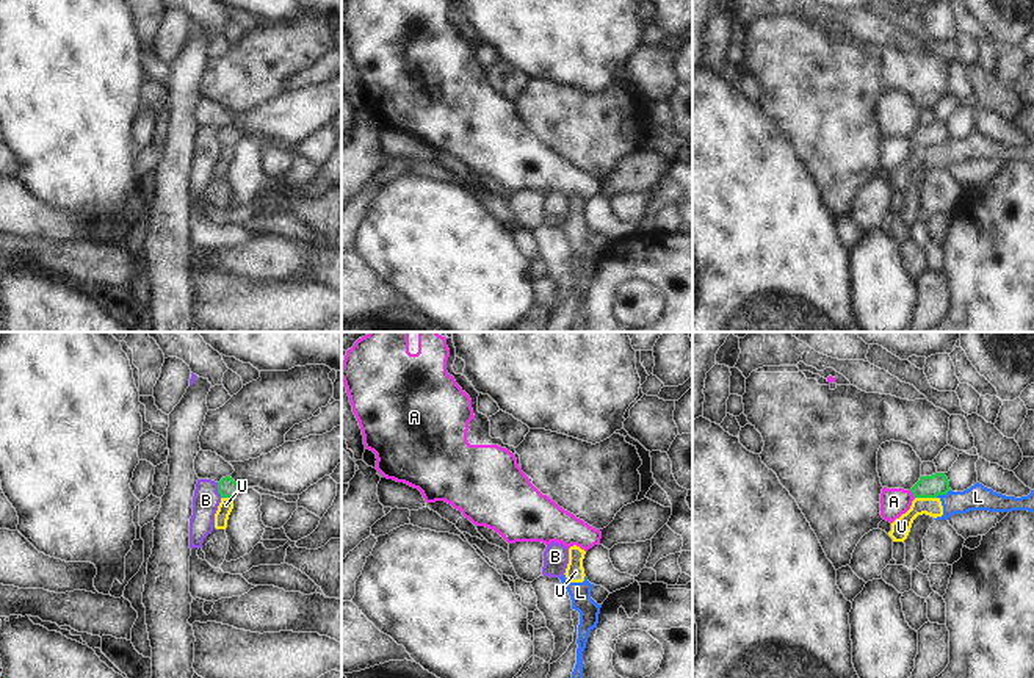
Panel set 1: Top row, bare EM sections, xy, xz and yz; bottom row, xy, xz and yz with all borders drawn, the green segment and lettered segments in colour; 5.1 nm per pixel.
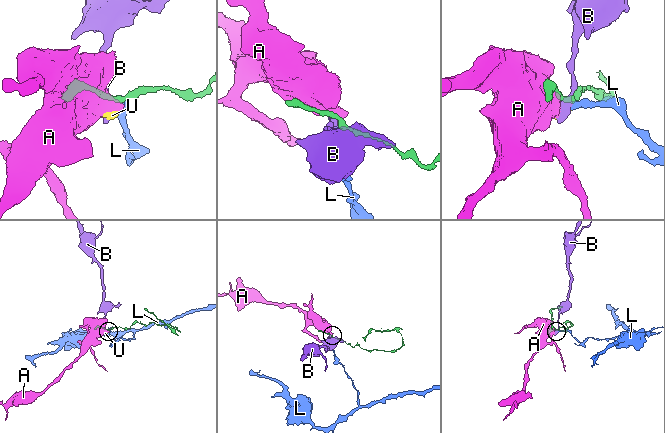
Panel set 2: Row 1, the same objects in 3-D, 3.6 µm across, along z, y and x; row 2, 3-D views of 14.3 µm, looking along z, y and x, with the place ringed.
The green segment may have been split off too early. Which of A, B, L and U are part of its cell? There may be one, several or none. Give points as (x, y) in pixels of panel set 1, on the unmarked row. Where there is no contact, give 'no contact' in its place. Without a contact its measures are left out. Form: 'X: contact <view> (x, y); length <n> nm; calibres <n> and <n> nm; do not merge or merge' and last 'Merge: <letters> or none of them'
A: contact yz (912, 141); length 50 nm; calibres 110 and 140 nm; do not merge
B: contact xy (218, 140); length 80 nm; calibres 100 and 140 nm; do not merge
L: contact yz (942, 143); length 90 nm; calibres 110 and 130 nm; do not merge
U: contact yz (926, 146); length 110 nm; calibres 110 and 100 nm; do not merge
Merge: none of them

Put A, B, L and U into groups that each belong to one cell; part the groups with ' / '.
A / B / L U

